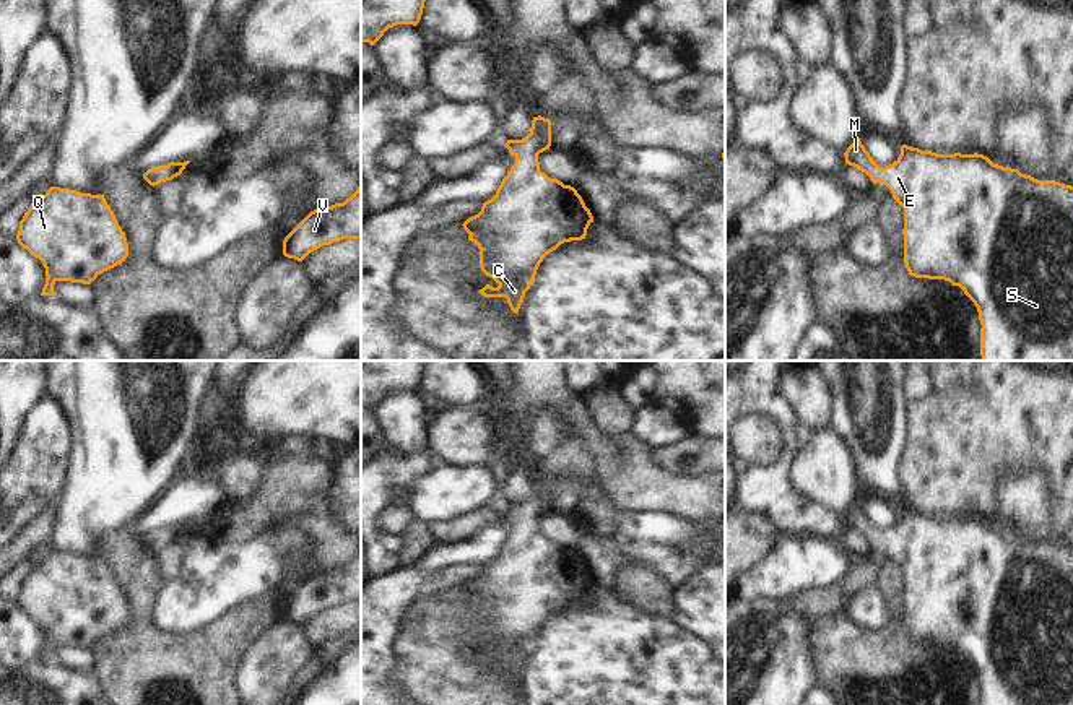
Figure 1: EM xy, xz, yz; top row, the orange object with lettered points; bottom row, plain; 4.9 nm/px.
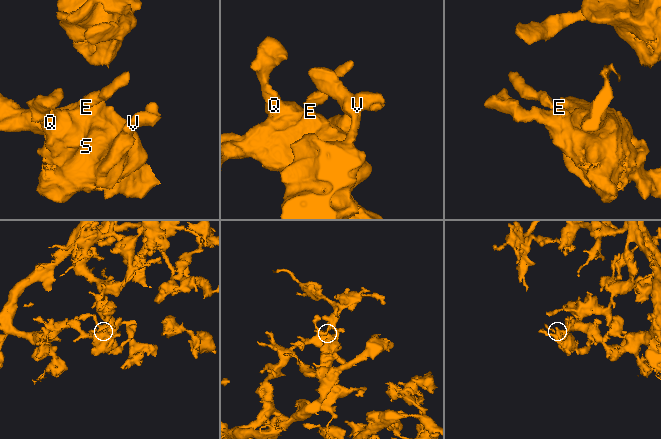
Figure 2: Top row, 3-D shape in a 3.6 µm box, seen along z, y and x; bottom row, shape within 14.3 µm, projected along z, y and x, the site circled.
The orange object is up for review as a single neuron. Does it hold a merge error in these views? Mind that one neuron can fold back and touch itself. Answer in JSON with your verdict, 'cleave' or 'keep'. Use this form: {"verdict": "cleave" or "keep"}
{"verdict": "keep"}

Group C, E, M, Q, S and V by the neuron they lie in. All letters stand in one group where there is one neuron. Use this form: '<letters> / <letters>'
C E M Q S V

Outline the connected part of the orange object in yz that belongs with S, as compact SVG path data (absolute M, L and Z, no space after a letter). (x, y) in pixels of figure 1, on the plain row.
M855 504L844 517L845 528L865 536L873 547L883 546L893 562L904 572L904 627L910 640L945 643L959 650L974 666L980 684L980 705L1073 705L1073 551L1055 544L1037 544L1021 538L1018 533L993 528L984 518L936 518L907 508L901 510L899 521L880 531L862 508Z

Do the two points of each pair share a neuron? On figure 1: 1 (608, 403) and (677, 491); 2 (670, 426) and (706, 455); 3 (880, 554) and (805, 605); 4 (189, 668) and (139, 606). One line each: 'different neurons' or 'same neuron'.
1: different neurons
2: different neurons
3: same neuron
4: same neuron

